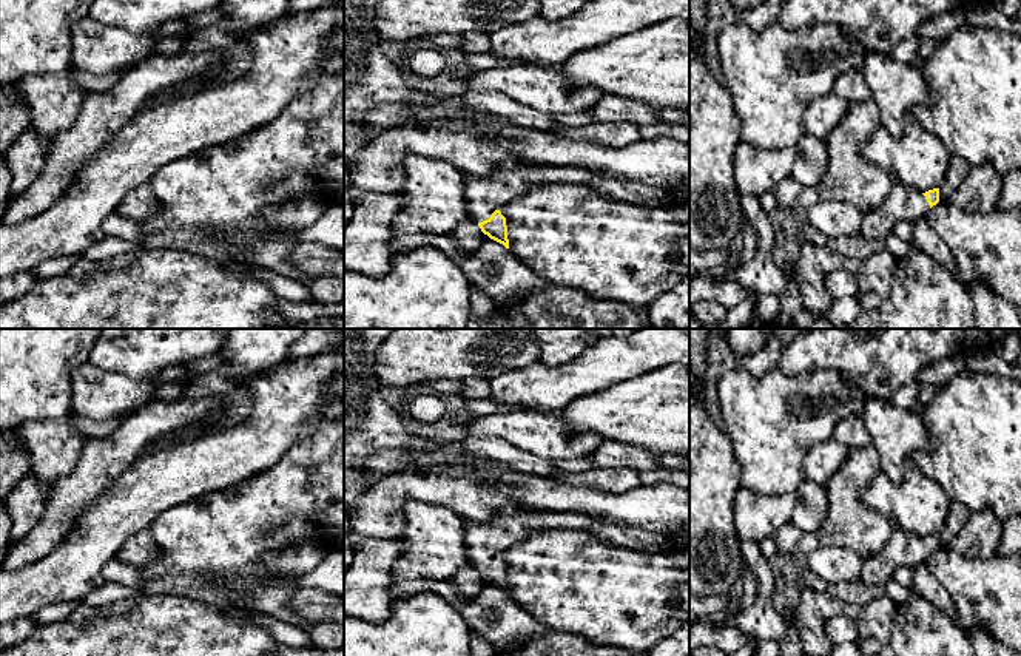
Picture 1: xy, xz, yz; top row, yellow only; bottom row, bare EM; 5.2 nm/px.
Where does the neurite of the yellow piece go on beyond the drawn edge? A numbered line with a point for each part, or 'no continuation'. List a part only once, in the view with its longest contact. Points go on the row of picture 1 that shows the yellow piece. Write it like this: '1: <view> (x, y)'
1: xz (483, 196)

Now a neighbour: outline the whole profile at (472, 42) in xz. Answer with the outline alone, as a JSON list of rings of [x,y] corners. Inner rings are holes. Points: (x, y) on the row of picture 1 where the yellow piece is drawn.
[[[467,32],[463,36],[463,49],[466,52],[484,54],[489,52],[489,36],[480,32]]]

